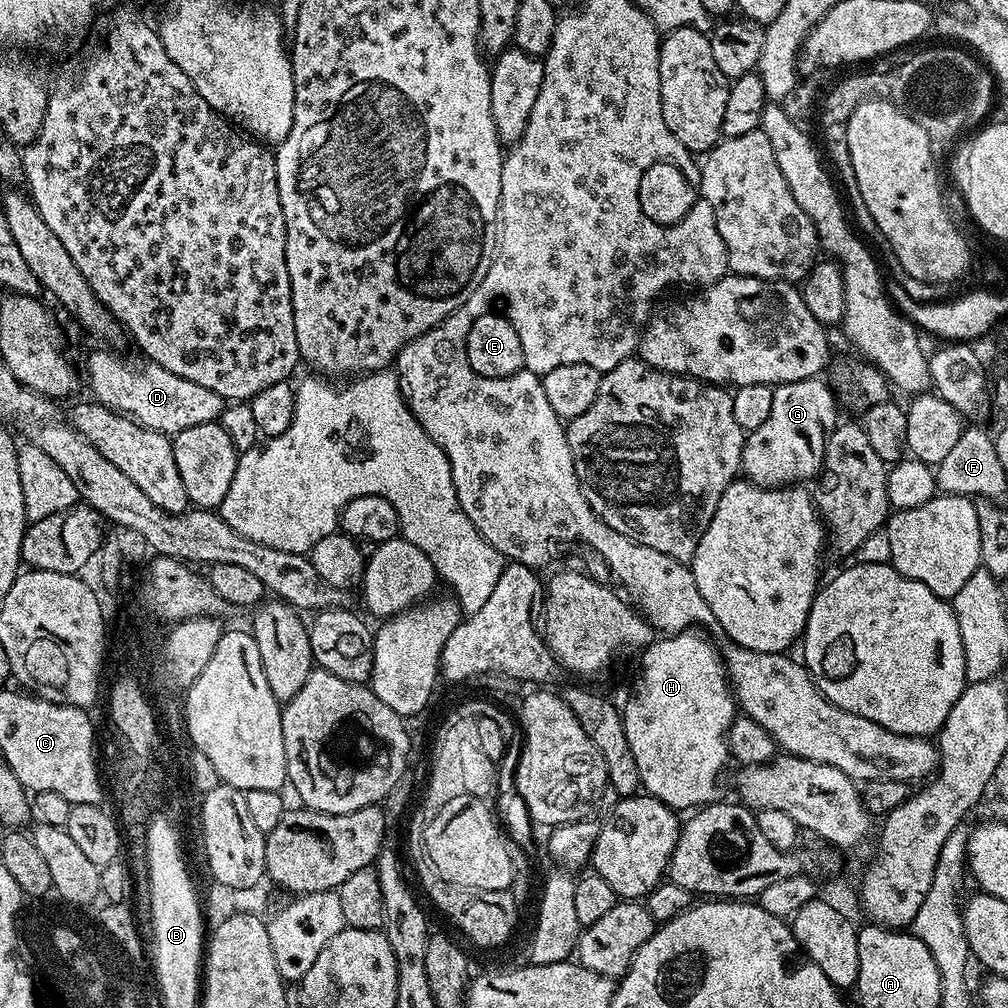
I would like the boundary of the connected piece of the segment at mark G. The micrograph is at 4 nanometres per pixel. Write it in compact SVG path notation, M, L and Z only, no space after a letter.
M813 378L811 380L799 380L789 384L777 384L772 388L774 402L770 406L770 418L758 426L758 430L747 433L742 450L740 466L743 475L751 480L759 488L783 488L785 486L796 486L801 482L817 475L824 466L824 441L826 439L826 427L837 423L836 408L838 401L836 393L832 391L823 379Z

